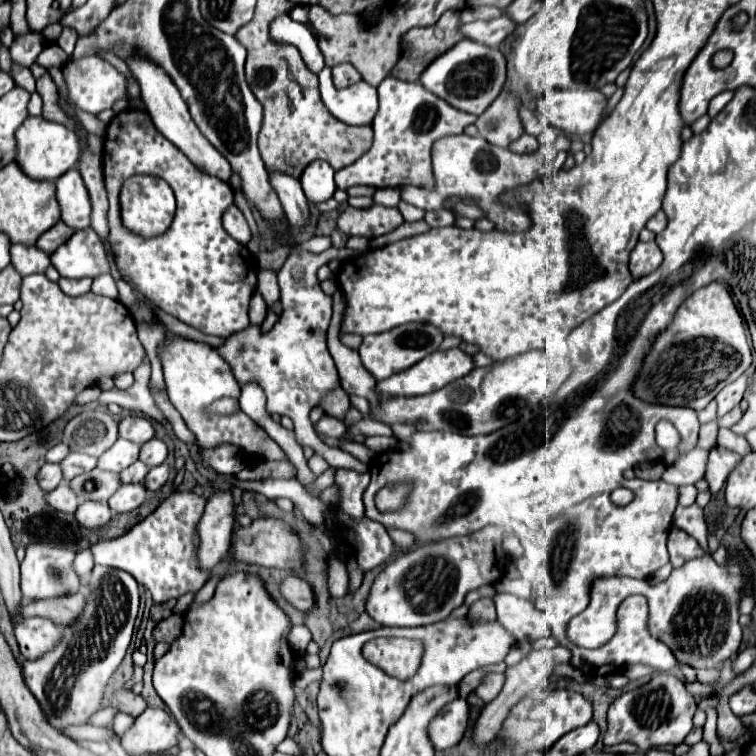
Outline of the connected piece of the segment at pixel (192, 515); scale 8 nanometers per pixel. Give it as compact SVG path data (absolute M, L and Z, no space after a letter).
M194 491L172 493L164 499L154 513L136 523L130 531L116 539L100 541L92 545L94 561L98 565L122 569L130 573L140 585L144 585L156 603L166 603L168 599L178 599L188 591L198 591L210 577L208 569L198 565L198 521L204 513L206 499Z

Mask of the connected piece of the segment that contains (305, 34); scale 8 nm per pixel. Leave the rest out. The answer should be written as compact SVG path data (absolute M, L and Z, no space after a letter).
M288 15L278 17L272 23L272 39L296 45L302 53L304 63L308 65L312 73L320 73L324 69L324 57L320 55L318 41L312 37L312 33L302 23L292 21Z

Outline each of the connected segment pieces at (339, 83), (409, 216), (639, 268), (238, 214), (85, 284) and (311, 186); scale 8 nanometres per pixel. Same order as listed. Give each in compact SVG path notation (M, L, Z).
M336 65L336 67L332 67L332 77L334 77L334 87L336 89L350 87L350 85L354 85L354 83L358 83L362 79L360 73L352 65Z
M400 201L398 209L406 221L420 221L420 219L424 219L424 213L426 213L426 211L422 211L410 203L404 203L404 201Z
M654 241L638 243L630 255L630 273L634 279L640 279L652 271L656 271L662 263L662 251Z
M232 205L232 207L228 207L228 209L224 211L224 215L222 215L222 225L224 225L226 233L228 233L230 237L234 237L238 243L246 245L246 243L250 241L248 223L246 223L246 219L244 219L244 215L242 215L242 211L240 211L238 207Z
M60 278L57 283L66 295L70 295L72 297L80 296L86 293L86 291L90 291L90 285L92 285L90 278Z
M314 161L314 163L310 163L304 169L304 173L300 177L300 183L302 183L306 199L312 205L328 201L334 195L334 191L336 191L334 169L326 161Z

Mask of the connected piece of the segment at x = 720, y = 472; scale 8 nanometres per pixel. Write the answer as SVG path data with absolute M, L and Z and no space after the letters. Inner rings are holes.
M720 445L712 447L708 453L708 465L706 465L706 473L704 479L708 481L708 487L712 493L718 493L722 489L722 485L726 483L730 471L742 461L742 455L724 449Z

